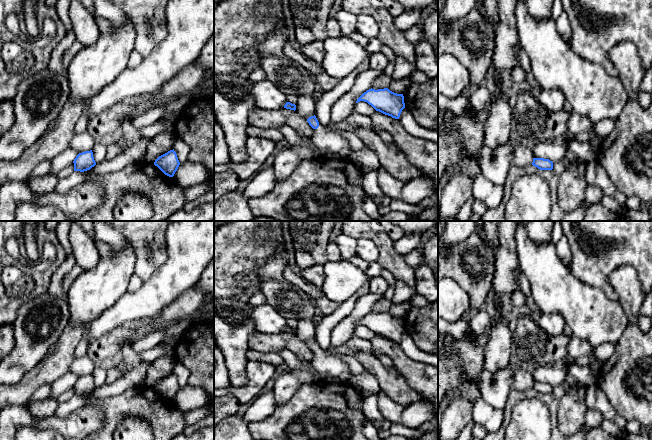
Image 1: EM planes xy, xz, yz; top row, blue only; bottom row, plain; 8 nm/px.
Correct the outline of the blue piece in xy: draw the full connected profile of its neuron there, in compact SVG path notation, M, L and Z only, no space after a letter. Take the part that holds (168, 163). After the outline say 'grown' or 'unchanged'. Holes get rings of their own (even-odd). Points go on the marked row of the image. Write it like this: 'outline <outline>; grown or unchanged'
outline M173 149L159 156L155 160L154 165L157 166L165 175L173 177L180 165L180 162Z; unchanged

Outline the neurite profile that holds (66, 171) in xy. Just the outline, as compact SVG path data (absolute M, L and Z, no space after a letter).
M73 162L70 163L65 168L63 168L62 170L60 170L57 174L57 177L59 179L63 179L63 178L67 177L68 175L70 175L72 172L74 172L74 163Z

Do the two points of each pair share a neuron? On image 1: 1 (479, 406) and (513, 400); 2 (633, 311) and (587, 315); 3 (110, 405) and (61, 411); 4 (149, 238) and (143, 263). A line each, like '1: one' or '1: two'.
1: two
2: two
3: two
4: one

